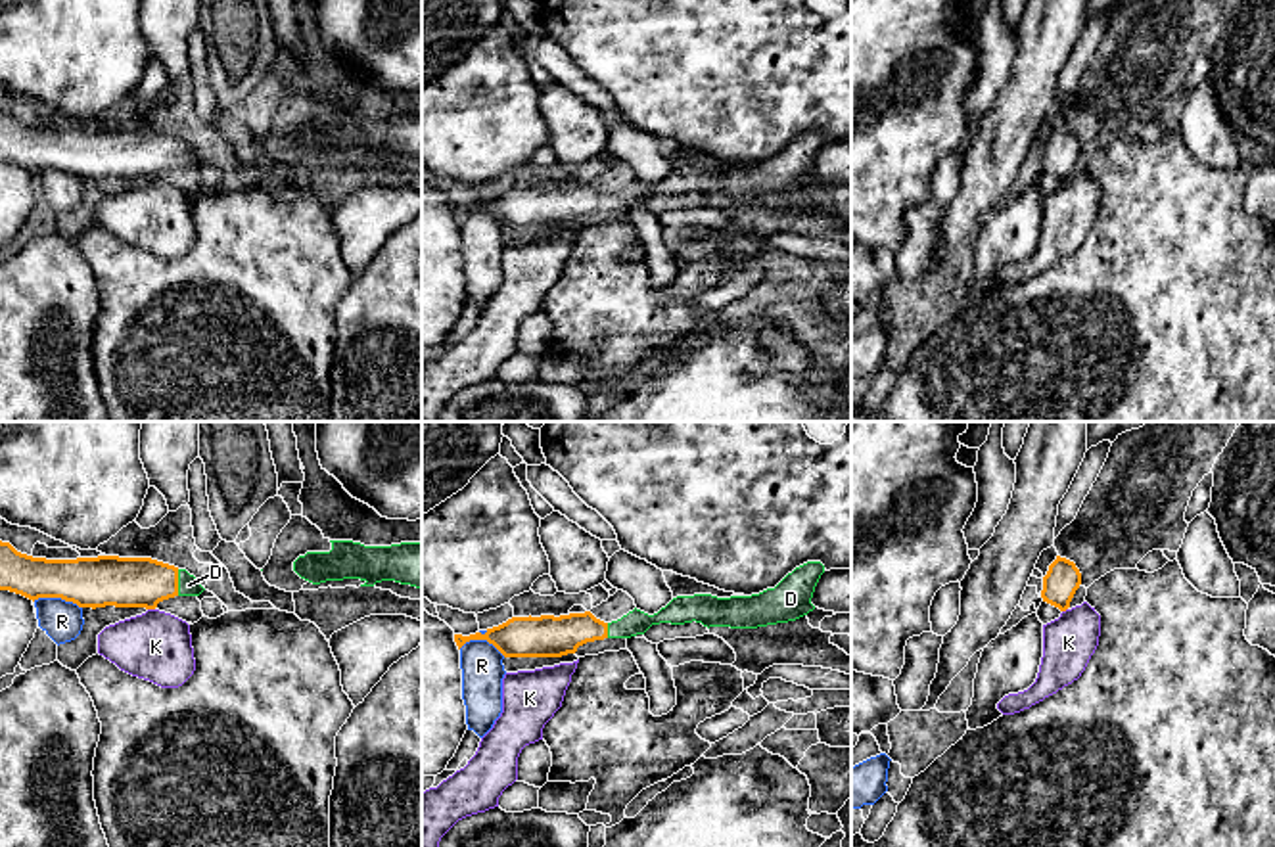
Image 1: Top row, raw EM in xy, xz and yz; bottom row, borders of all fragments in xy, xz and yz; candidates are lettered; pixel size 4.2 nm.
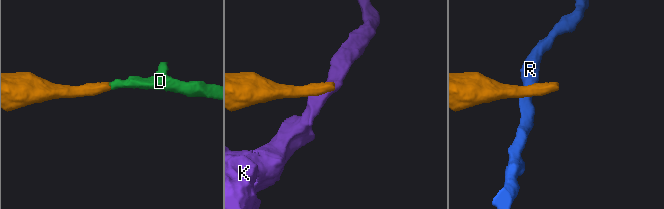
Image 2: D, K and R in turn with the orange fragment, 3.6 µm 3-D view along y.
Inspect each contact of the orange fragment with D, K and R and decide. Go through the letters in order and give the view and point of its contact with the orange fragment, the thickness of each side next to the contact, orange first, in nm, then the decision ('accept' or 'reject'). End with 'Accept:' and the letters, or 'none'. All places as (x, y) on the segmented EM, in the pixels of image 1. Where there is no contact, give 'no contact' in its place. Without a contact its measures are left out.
D: xy (177, 583) | 200/90 nm | accept
K: xy (152, 608) | 220/300 nm | reject
R: xy (58, 596) | 220/160 nm | reject
Accept: D

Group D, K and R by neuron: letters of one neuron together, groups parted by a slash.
D / K / R

